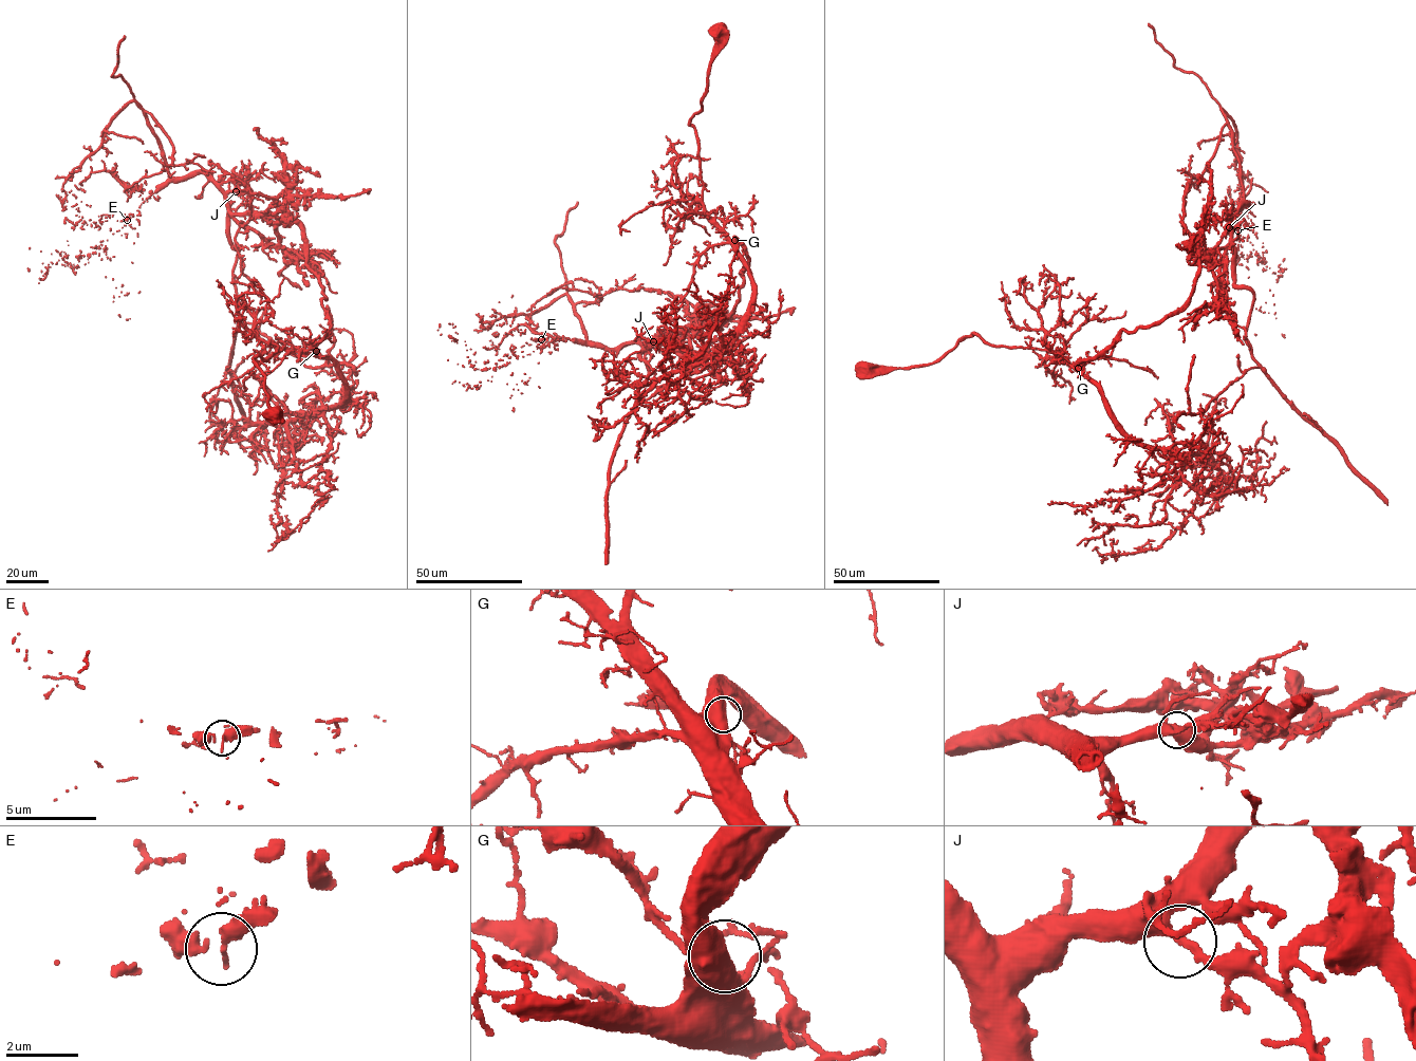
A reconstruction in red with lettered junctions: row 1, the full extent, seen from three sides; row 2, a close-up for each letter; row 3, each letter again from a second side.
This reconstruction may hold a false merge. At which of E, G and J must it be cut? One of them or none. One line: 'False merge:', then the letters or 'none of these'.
False merge: J

